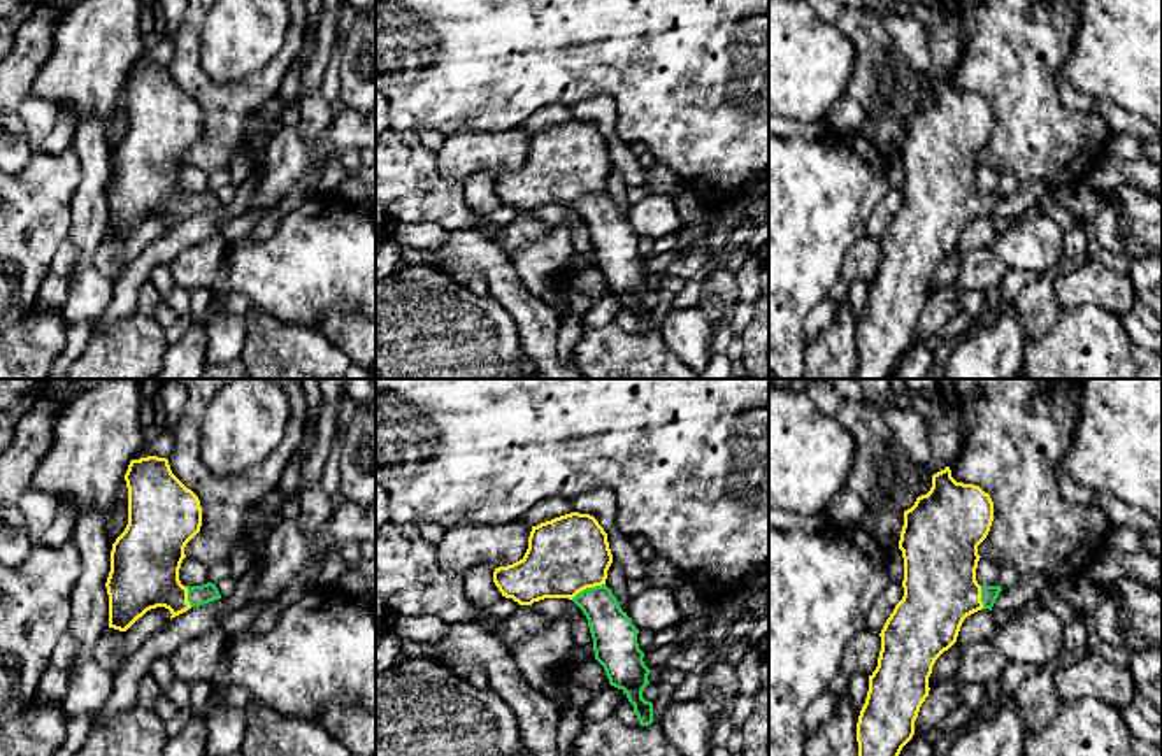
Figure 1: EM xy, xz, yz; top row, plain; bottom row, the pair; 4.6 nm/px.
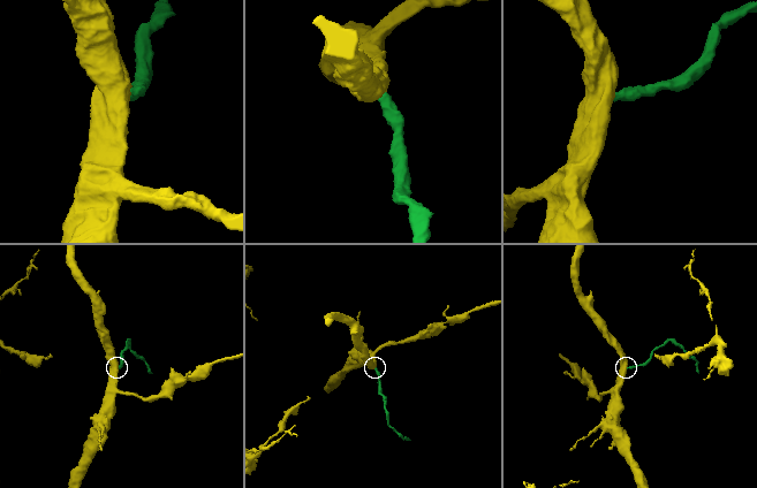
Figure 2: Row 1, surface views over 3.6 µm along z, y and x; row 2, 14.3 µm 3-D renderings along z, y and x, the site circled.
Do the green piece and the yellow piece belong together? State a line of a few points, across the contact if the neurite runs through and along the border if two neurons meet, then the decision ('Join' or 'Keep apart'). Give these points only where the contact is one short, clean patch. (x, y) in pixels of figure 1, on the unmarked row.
Line: xz (613, 241), (602, 216), (587, 195), (571, 169), (571, 160). Join

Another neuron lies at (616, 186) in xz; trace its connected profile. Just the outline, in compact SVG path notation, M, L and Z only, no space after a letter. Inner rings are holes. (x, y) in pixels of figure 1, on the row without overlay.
M613 167L607 177L606 193L613 198L623 219L630 207L625 198L625 191L627 191L627 184L625 184L623 174Z

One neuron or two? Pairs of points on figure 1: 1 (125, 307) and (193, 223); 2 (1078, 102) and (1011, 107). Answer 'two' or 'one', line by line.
1: one
2: two

